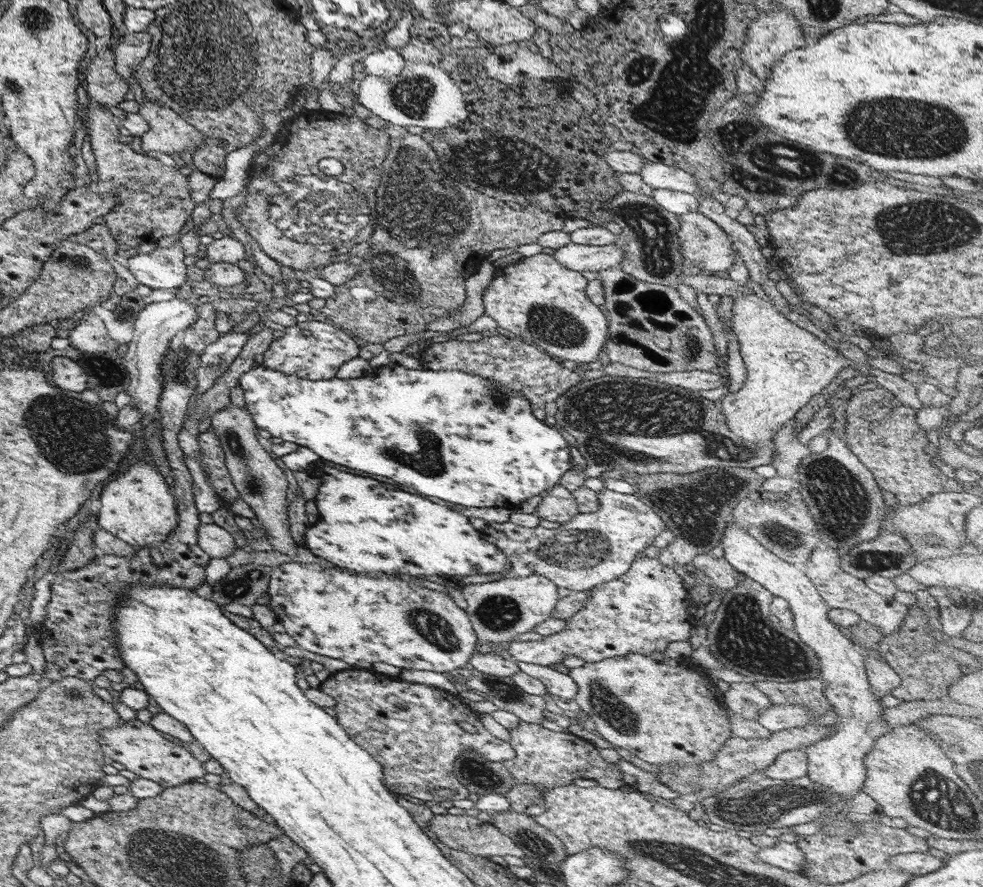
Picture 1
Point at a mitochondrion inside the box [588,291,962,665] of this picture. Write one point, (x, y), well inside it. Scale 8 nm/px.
(842, 501)

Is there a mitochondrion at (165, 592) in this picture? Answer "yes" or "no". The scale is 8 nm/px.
no

